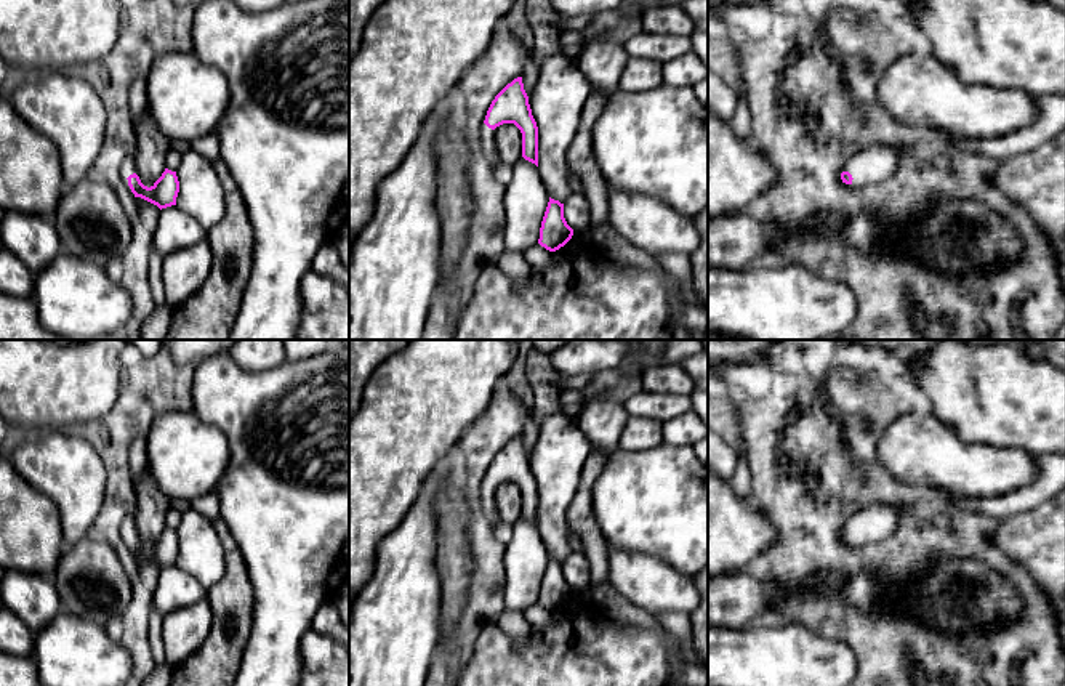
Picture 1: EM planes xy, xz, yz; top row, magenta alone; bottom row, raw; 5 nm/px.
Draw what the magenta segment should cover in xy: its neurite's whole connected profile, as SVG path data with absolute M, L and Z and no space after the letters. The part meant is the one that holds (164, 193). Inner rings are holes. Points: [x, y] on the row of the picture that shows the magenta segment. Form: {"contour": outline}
{"contour": "M133 152L122 162L120 175L123 176L125 183L130 186L135 197L141 197L160 210L176 205L176 197L179 192L179 181L176 172L165 168L162 176L151 186L144 186L139 176L135 173L135 157Z"}

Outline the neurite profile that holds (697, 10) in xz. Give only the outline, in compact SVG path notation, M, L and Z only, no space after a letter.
M685 0L679 5L695 22L695 29L708 32L708 0Z

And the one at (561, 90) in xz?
M559 48L540 64L528 98L538 127L538 172L549 197L561 204L572 194L565 154L591 93L589 80Z

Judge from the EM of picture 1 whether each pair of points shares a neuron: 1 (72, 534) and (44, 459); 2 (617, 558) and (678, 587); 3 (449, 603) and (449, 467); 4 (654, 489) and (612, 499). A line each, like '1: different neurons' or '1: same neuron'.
1: same neuron
2: same neuron
3: same neuron
4: same neuron

